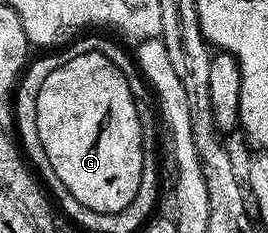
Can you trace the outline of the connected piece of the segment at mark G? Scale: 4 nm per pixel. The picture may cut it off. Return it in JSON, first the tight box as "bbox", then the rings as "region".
{"bbox":[36,51,144,213],"region":[[[79,51],[72,61],[49,73],[40,85],[36,99],[36,124],[52,173],[64,181],[64,189],[72,193],[80,205],[96,213],[120,213],[120,209],[136,197],[136,189],[140,189],[140,173],[144,169],[144,133],[140,129],[132,89],[128,89],[124,73],[120,73],[108,57],[95,51]]]}

